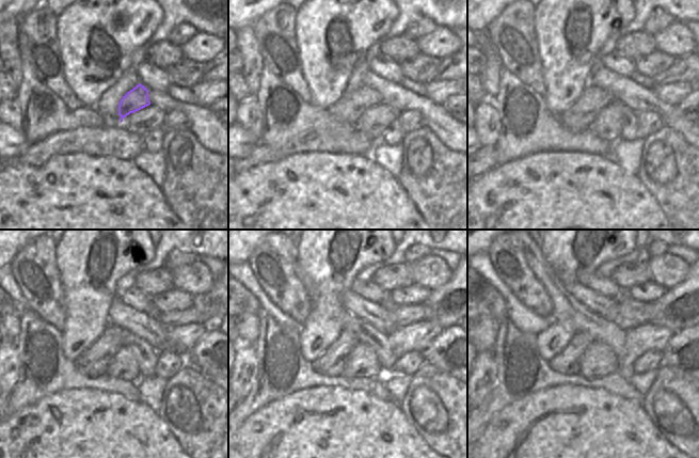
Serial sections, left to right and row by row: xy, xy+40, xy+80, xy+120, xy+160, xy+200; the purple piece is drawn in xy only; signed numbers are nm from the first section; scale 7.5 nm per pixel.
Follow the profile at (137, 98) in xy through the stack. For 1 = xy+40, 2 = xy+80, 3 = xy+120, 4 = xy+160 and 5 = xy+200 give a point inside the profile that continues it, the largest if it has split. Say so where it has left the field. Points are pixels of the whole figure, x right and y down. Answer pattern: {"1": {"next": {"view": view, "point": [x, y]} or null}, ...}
{"1": {"next": {"view": "xy+40", "point": [349, 108]}}, "2": {"next": {"view": "xy+80", "point": [578, 116]}}, "3": {"next": {"view": "xy+120", "point": [94, 361]}}, "4": {"next": {"view": "xy+160", "point": [331, 362]}}, "5": {"next": {"view": "xy+200", "point": [567, 362]}}}

